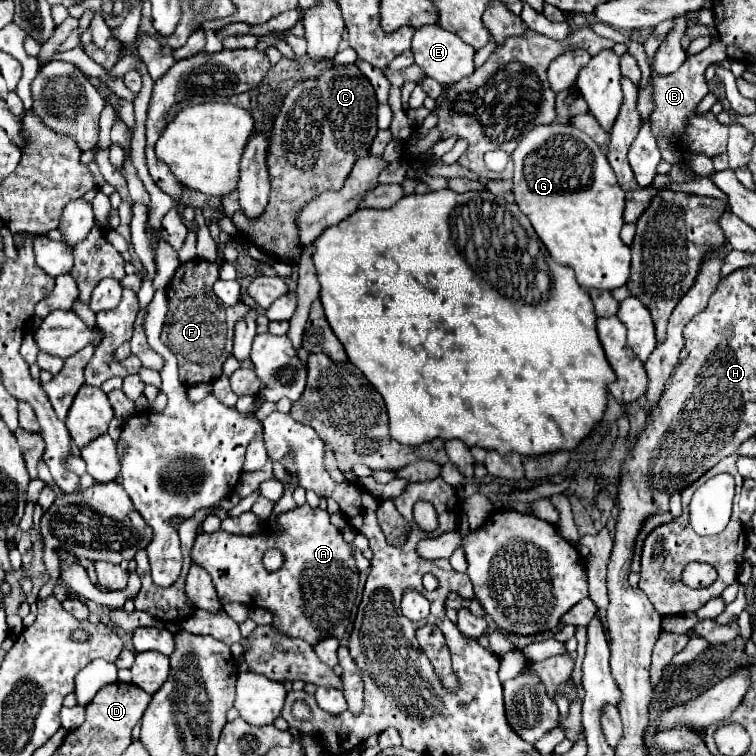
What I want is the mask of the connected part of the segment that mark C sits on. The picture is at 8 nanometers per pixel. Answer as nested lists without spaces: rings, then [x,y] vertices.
[[[336,64],[322,70],[316,78],[296,82],[282,102],[266,150],[272,184],[268,206],[258,218],[248,218],[238,210],[232,216],[238,234],[282,262],[298,262],[302,246],[296,238],[296,214],[300,206],[326,190],[340,190],[358,156],[370,154],[372,140],[378,132],[376,108],[374,88],[366,76],[362,80],[356,64]]]

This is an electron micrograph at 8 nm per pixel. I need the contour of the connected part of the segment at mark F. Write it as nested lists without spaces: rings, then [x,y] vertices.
[[[196,258],[192,262],[180,264],[174,278],[166,286],[168,314],[162,328],[162,342],[176,354],[180,366],[180,382],[184,386],[214,382],[220,378],[222,364],[232,354],[234,326],[250,312],[248,304],[224,306],[216,298],[212,284],[218,280],[218,272],[220,264]]]

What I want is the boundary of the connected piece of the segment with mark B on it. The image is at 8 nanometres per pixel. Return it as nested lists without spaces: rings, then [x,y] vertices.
[[[716,34],[714,42],[690,56],[674,74],[652,74],[652,102],[654,102],[654,112],[650,116],[652,120],[652,132],[666,132],[674,142],[684,142],[688,144],[688,148],[692,152],[702,152],[706,156],[716,156],[726,152],[726,144],[728,144],[728,128],[724,124],[720,124],[716,120],[716,116],[712,112],[706,114],[696,114],[696,106],[700,104],[700,100],[708,94],[708,84],[704,80],[704,70],[718,62],[724,60],[726,52],[724,52],[724,42],[720,40],[720,36]]]

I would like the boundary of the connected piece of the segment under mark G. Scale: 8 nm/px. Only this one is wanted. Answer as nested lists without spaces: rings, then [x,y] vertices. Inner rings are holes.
[[[552,122],[548,126],[532,128],[512,154],[514,162],[514,196],[518,208],[532,222],[538,238],[544,242],[550,258],[558,264],[568,264],[576,272],[582,288],[612,290],[624,286],[630,276],[630,248],[620,240],[624,226],[624,192],[616,182],[614,170],[606,160],[604,150],[584,132],[570,124]]]

